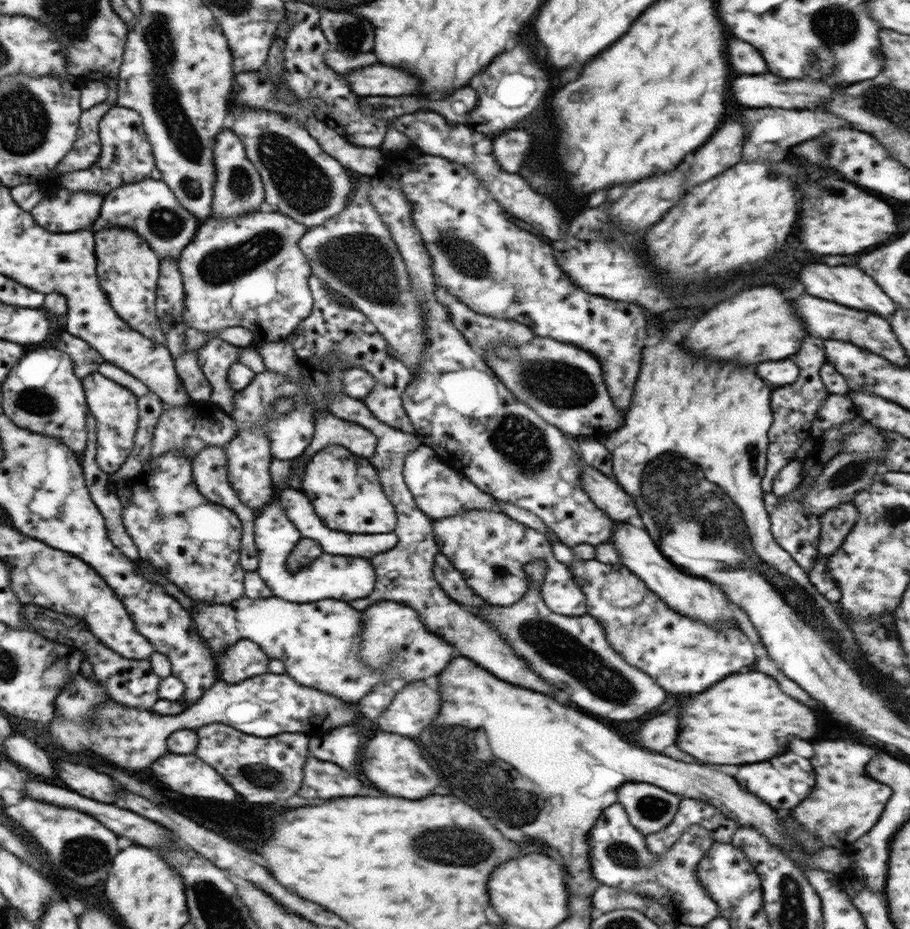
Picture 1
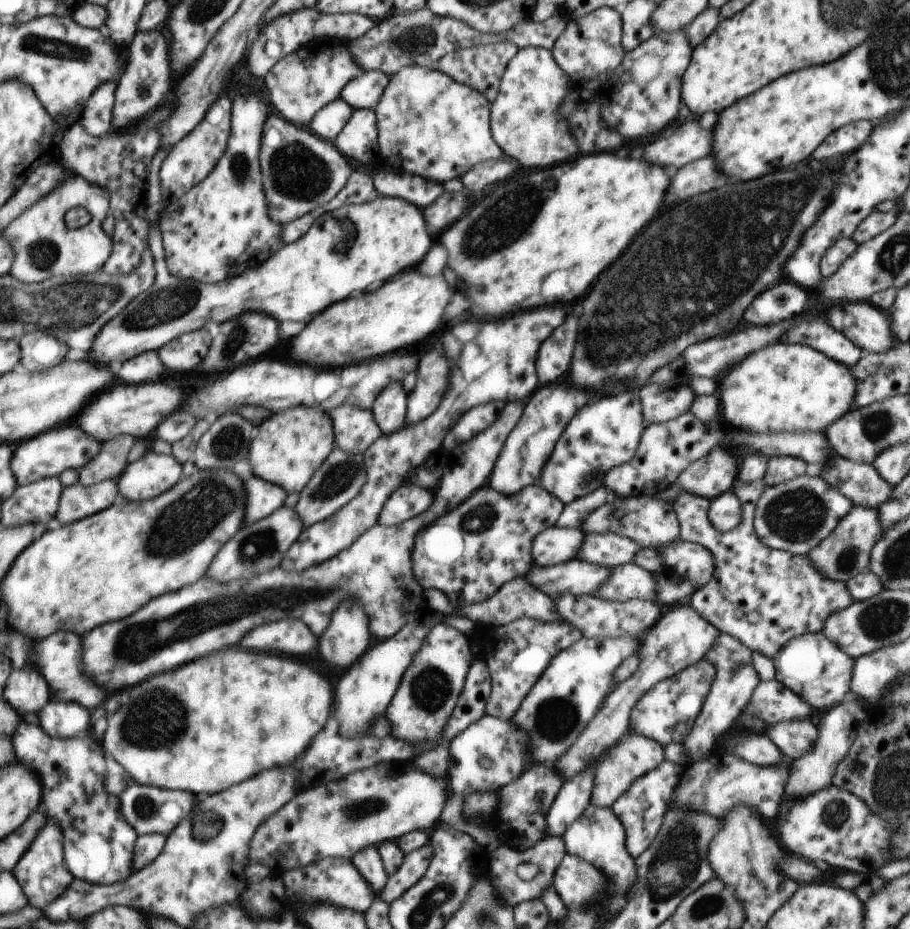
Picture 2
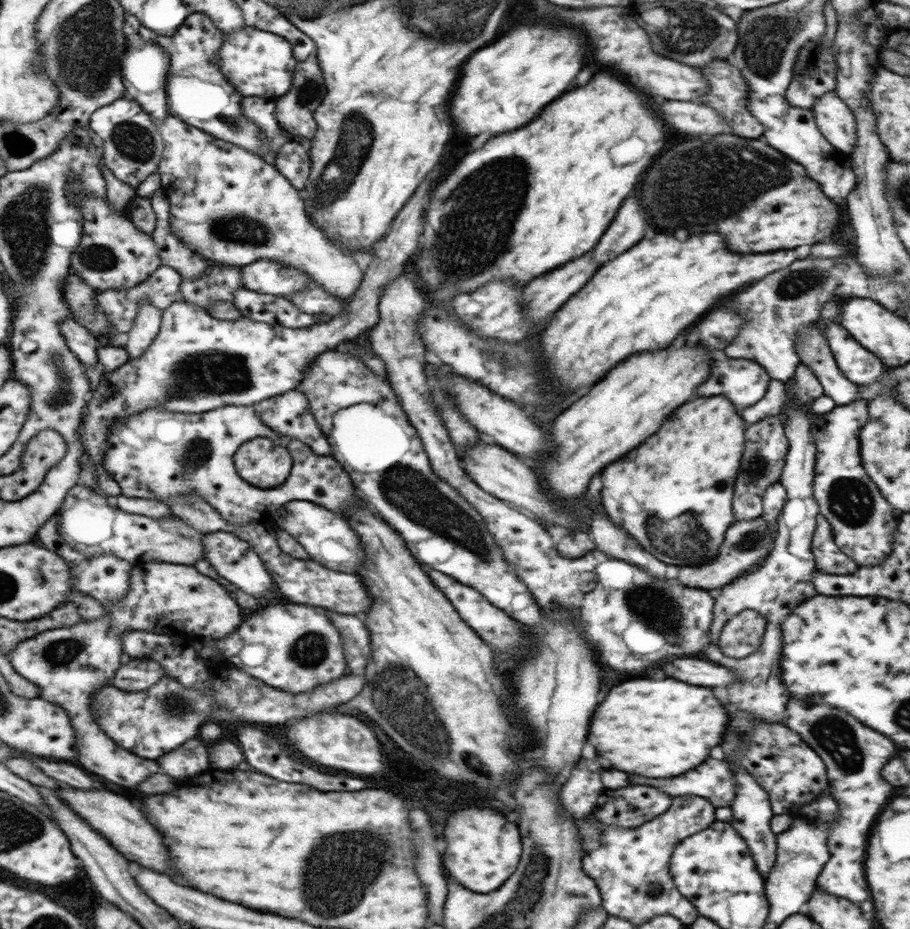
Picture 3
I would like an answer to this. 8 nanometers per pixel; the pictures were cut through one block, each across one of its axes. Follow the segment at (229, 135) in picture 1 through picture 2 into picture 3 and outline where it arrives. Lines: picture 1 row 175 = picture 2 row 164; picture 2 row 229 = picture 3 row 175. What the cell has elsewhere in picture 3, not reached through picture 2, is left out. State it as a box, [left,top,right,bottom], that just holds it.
[157,115,364,301]

